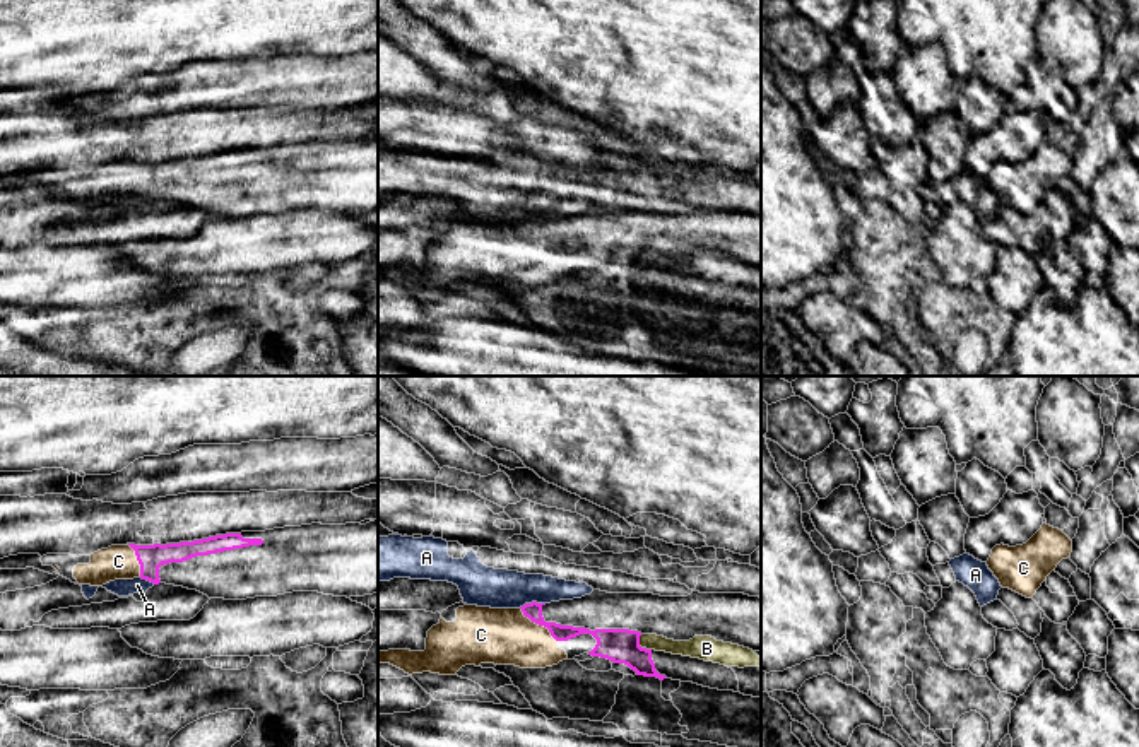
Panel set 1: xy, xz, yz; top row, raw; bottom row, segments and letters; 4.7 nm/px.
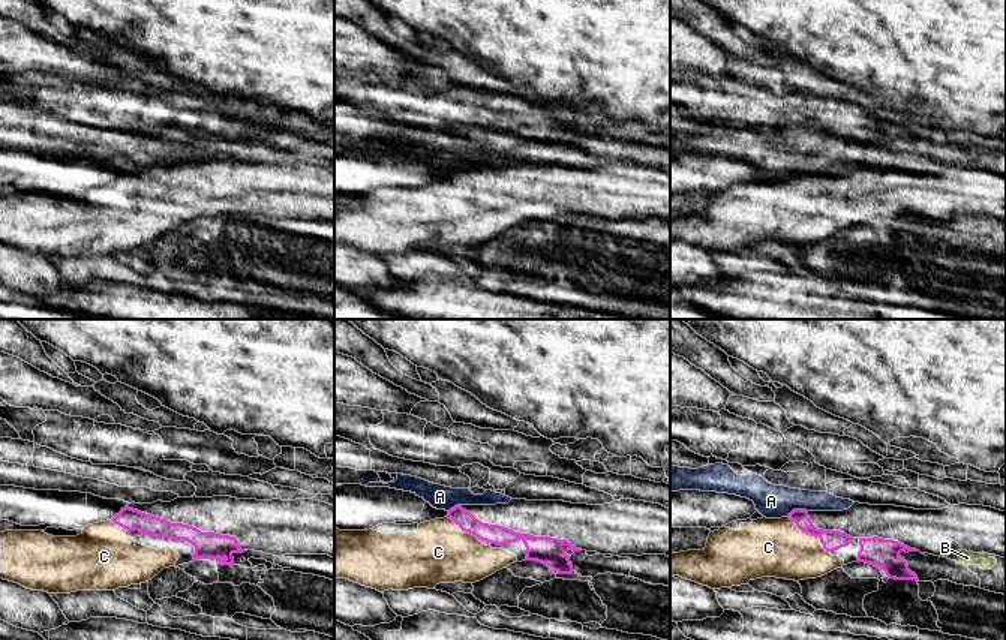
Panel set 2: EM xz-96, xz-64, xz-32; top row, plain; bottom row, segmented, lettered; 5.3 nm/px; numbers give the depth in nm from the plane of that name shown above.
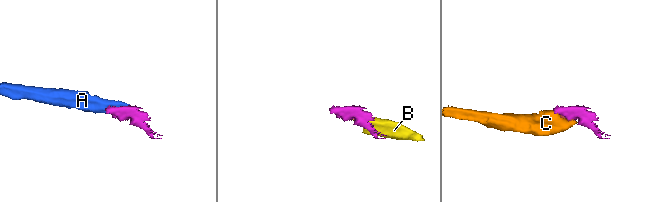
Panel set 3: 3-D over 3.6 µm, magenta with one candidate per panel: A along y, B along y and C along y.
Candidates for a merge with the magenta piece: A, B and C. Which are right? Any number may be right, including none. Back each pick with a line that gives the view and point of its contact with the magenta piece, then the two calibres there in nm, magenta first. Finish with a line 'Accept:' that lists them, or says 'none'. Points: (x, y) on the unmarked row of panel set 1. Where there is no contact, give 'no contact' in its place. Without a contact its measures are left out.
C: meets magenta in xz at (539, 241); 80 nm thick on the magenta side, 280 nm on the other
Accept: C

